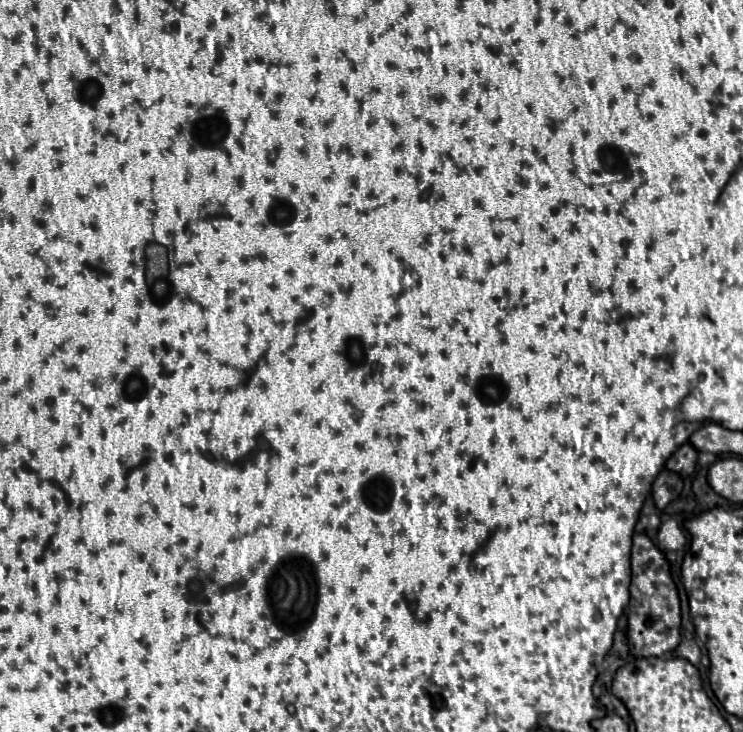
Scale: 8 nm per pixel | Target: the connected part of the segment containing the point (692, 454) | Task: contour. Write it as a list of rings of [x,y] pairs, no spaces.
[[[682,445],[666,463],[666,467],[670,471],[676,471],[680,473],[682,477],[688,477],[692,471],[694,471],[694,465],[696,465],[696,459],[698,459],[698,453],[694,447],[690,445]]]

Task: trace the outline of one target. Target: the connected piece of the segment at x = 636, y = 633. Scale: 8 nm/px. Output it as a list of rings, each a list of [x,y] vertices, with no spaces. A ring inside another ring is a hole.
[[[646,533],[634,535],[632,585],[628,605],[628,647],[634,657],[660,657],[680,643],[680,599],[666,555]]]

